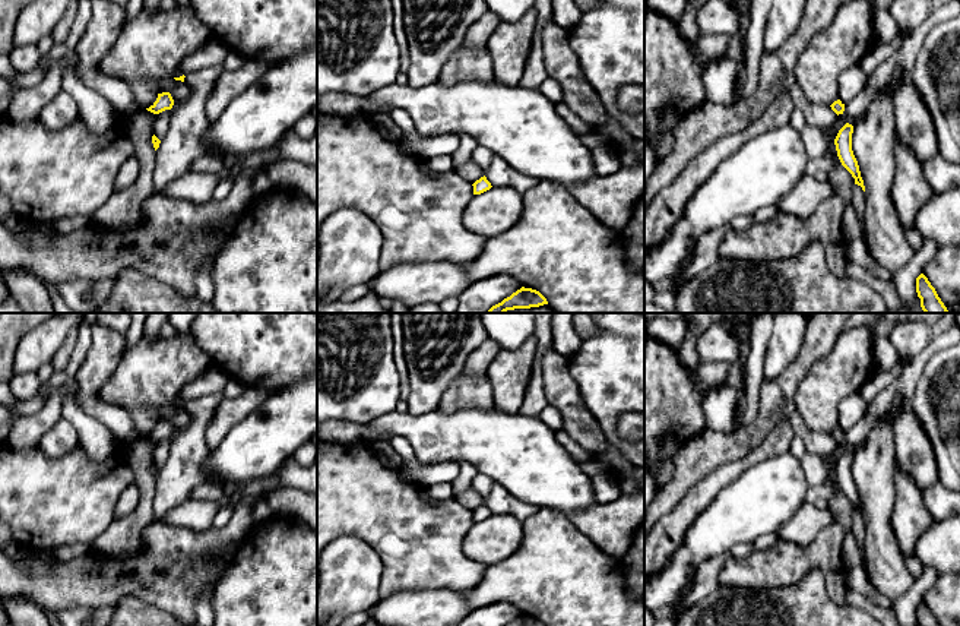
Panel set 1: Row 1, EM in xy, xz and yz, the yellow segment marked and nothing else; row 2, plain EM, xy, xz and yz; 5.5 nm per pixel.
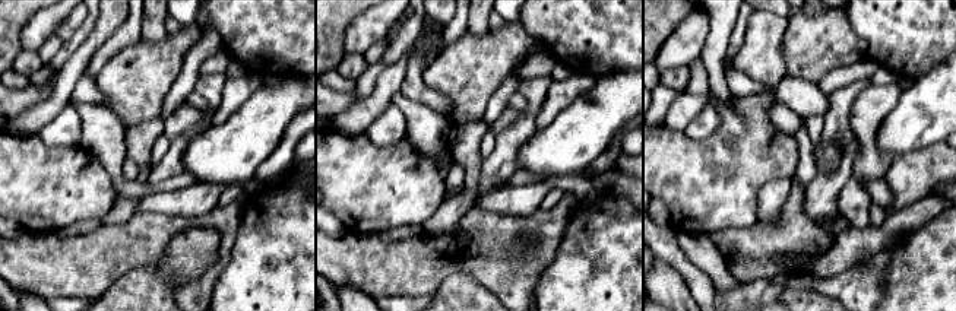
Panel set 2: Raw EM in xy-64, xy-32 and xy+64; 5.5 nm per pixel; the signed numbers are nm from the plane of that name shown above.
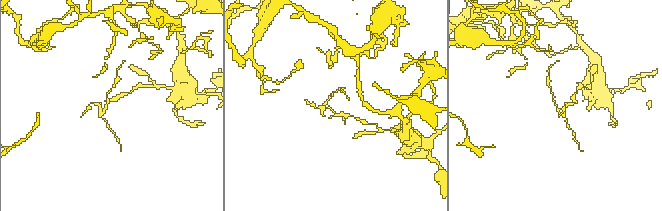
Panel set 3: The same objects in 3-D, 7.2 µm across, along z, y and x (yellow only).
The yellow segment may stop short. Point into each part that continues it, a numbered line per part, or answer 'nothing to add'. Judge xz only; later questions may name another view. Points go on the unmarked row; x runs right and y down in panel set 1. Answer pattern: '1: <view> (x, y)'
1: xz (469, 499)

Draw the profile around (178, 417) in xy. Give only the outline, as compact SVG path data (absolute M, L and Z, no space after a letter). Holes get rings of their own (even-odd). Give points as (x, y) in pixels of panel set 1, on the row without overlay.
M172 404L162 405L159 408L159 418L158 421L169 420L174 430L183 429L190 423L190 414L186 410L175 408Z

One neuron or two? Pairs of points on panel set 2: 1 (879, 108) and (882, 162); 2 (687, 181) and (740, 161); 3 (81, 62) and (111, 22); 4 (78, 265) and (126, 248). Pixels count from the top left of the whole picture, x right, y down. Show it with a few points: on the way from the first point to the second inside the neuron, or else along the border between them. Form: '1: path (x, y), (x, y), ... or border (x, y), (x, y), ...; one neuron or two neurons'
1: path (869, 121), (869, 149); one neuron
2: path (700, 181), (715, 181), (727, 170); one neuron
3: path (85, 51), (101, 32); one neuron
4: path (89, 265), (114, 250); one neuron

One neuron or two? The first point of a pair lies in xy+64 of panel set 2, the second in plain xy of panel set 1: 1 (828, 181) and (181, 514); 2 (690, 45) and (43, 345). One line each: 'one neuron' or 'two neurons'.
1: two neurons
2: one neuron

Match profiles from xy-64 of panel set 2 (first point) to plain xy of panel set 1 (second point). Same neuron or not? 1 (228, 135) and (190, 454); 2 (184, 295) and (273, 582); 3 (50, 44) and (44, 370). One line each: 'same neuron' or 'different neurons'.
1: different neurons
2: different neurons
3: same neuron

